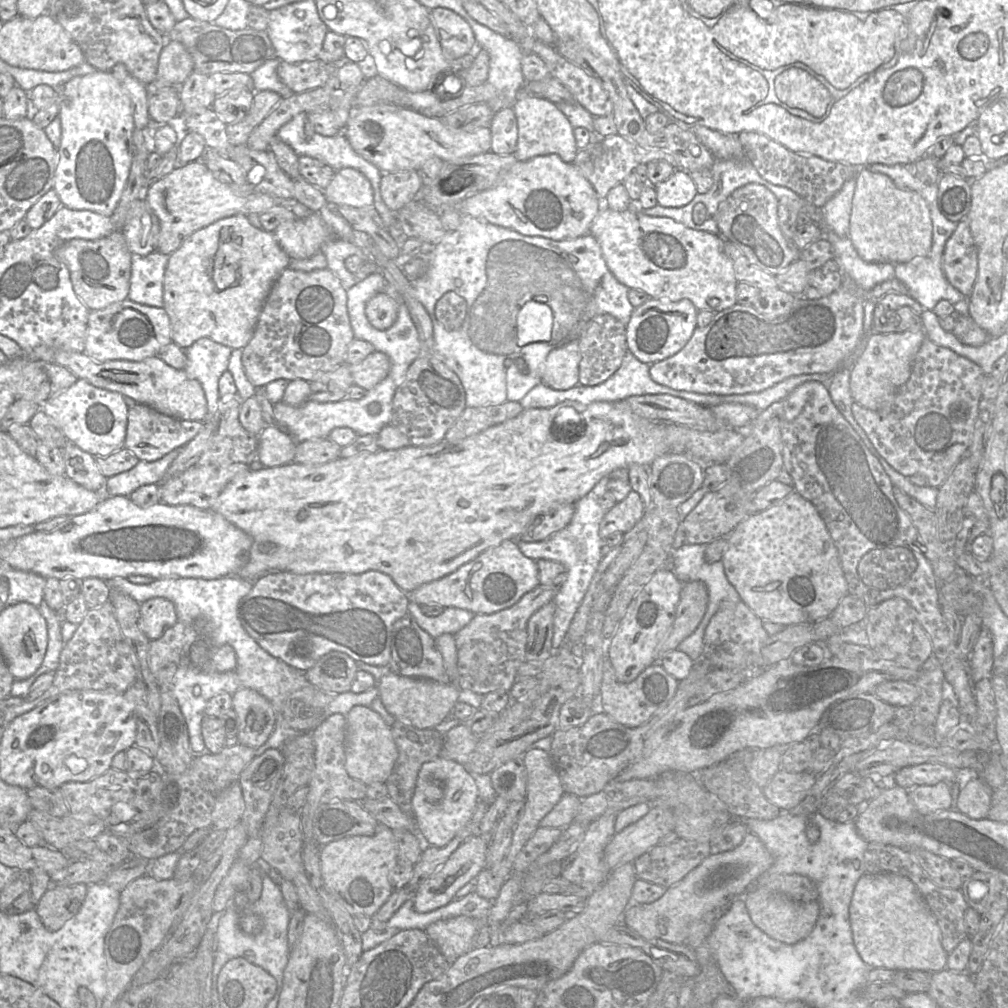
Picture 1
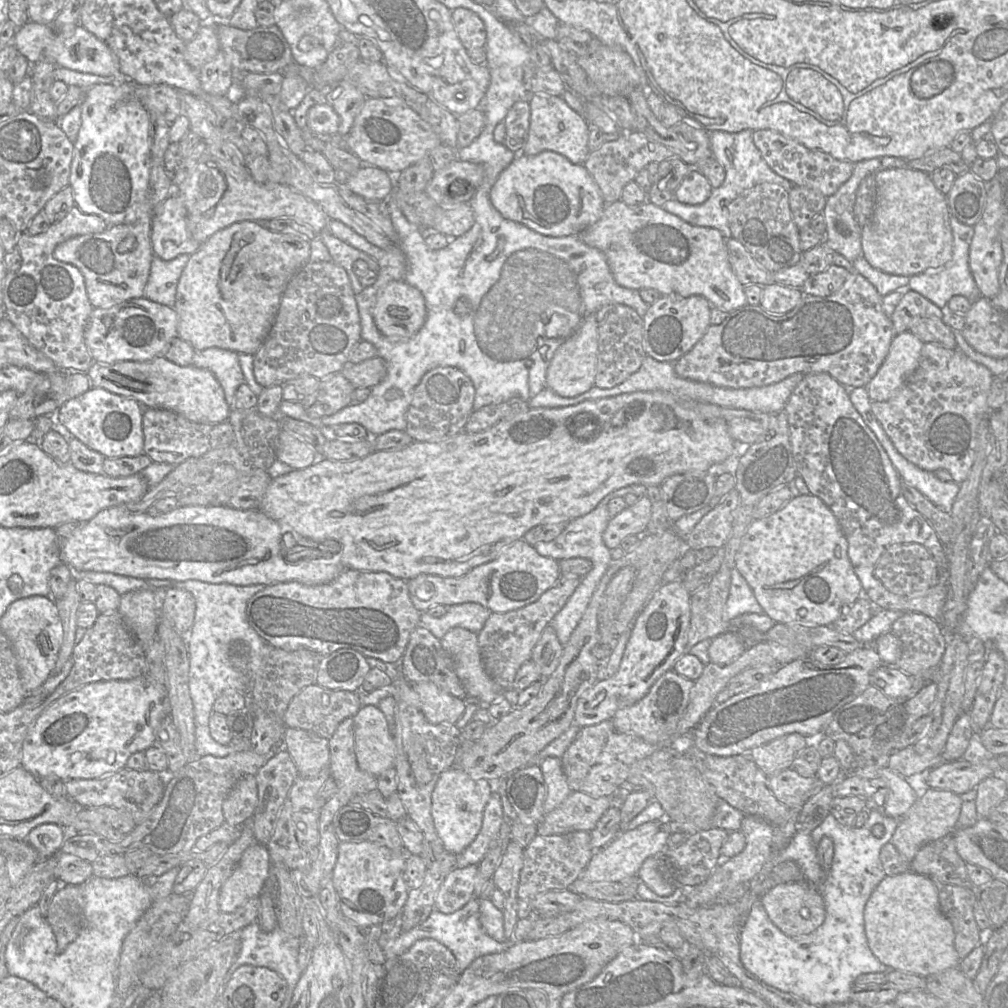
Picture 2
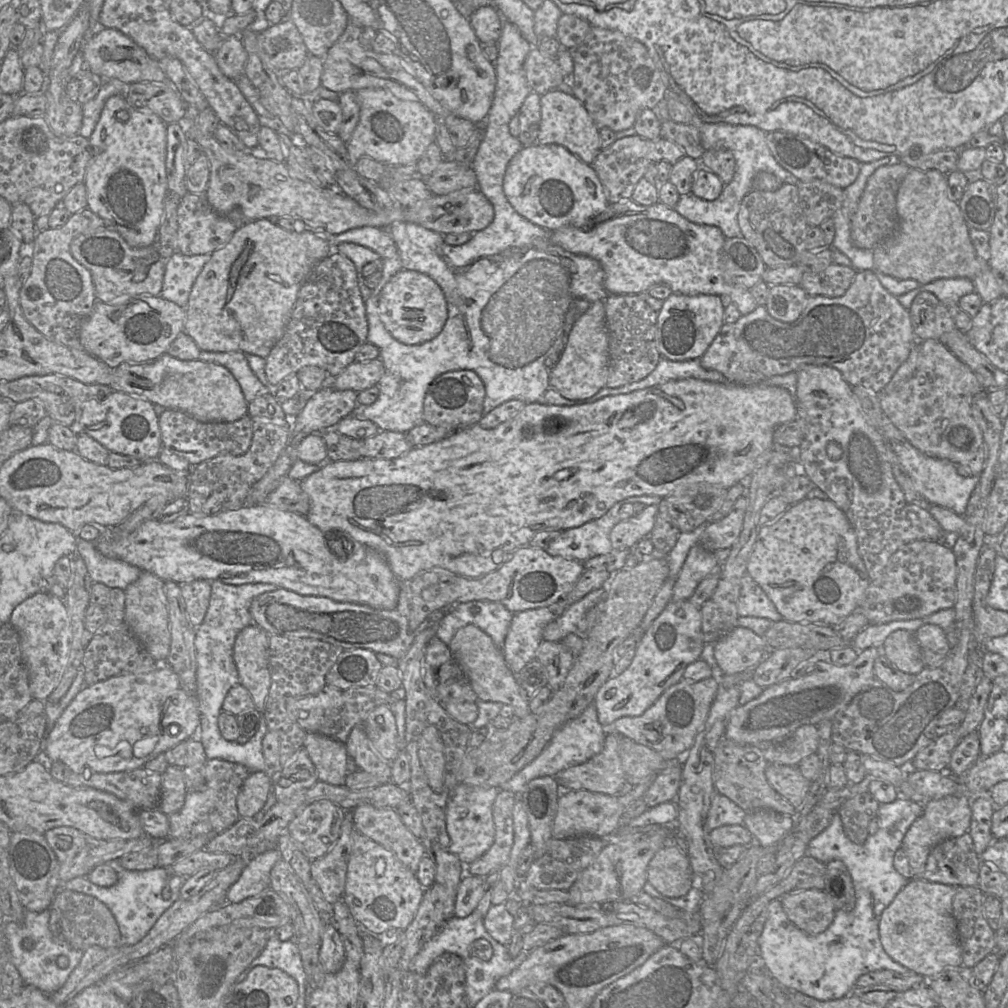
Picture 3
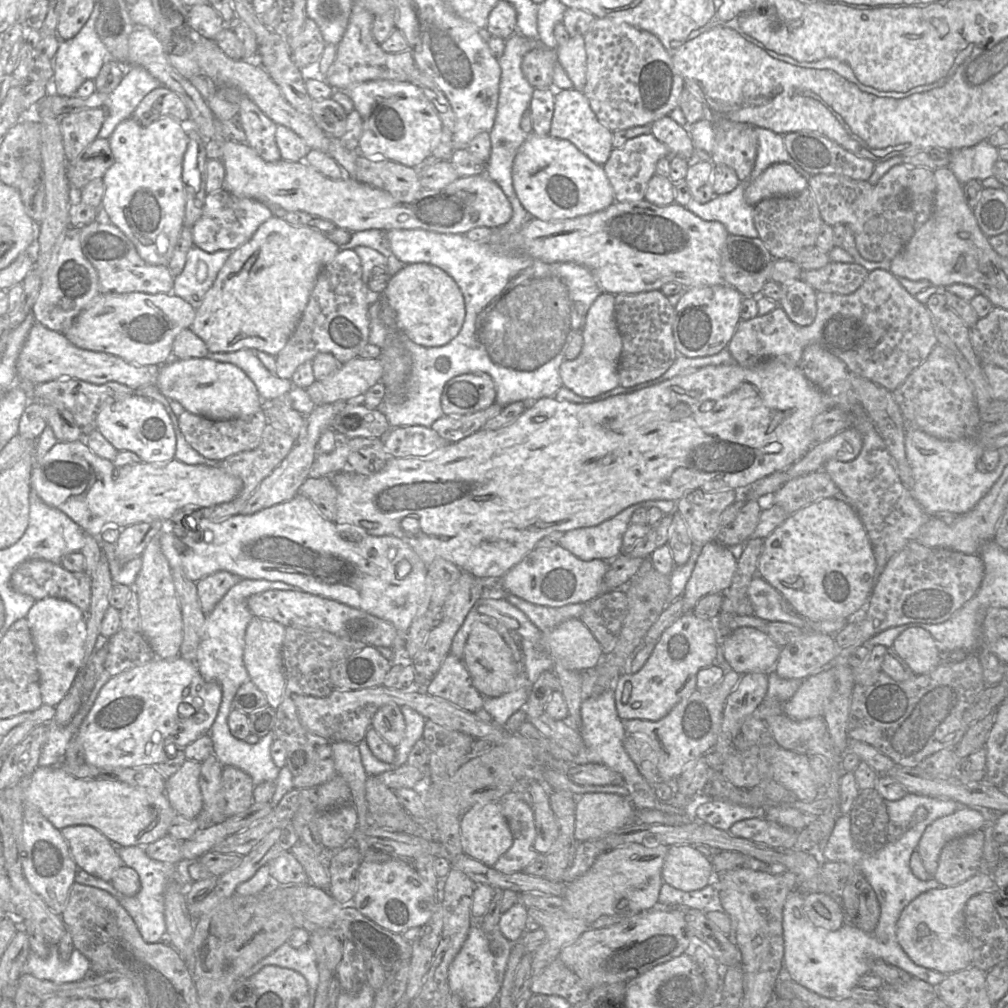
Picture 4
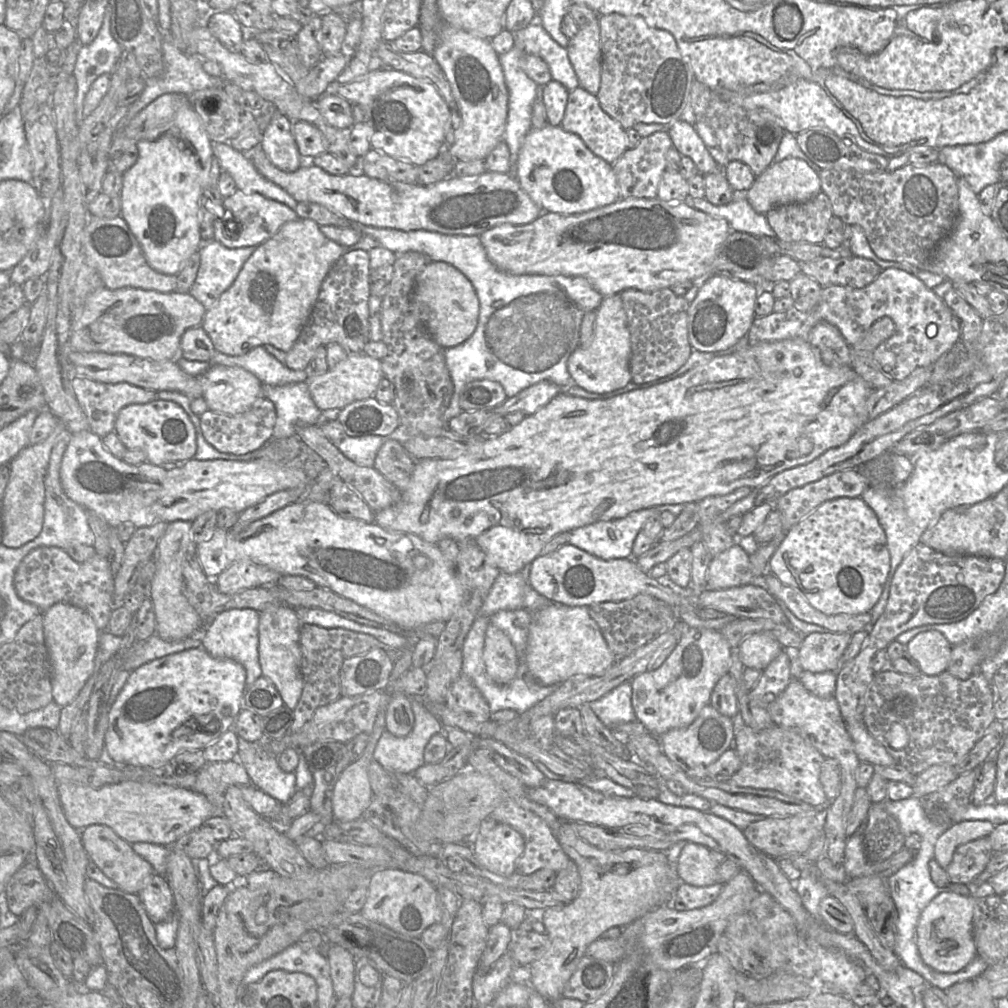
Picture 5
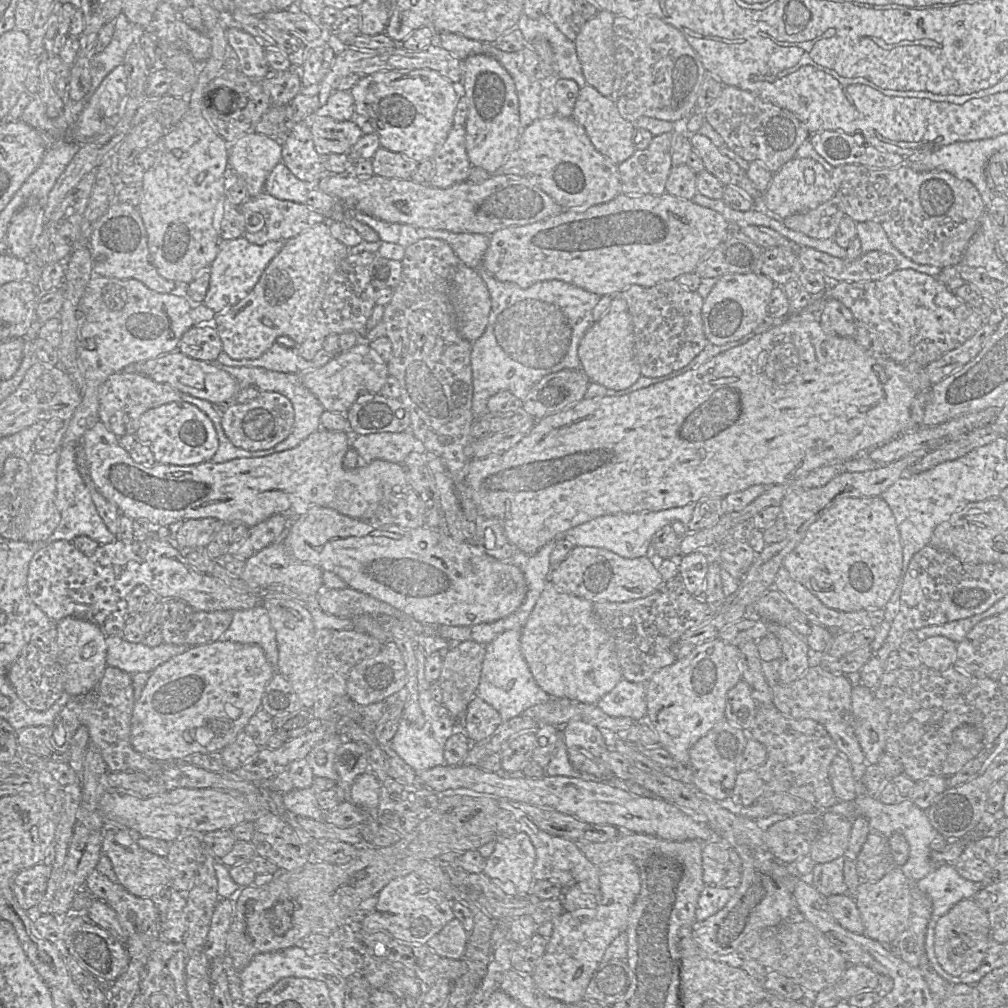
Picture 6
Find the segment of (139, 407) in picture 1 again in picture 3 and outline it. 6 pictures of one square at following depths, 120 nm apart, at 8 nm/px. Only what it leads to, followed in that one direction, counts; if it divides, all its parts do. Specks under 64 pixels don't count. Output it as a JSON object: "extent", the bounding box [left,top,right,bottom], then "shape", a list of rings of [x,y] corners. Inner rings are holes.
{"extent":[158,409,253,466],"shape":[[[164,409],[159,411],[158,424],[162,450],[185,459],[191,466],[219,455],[243,455],[249,449],[253,436],[252,418],[249,415],[234,422],[203,423],[184,412]]]}

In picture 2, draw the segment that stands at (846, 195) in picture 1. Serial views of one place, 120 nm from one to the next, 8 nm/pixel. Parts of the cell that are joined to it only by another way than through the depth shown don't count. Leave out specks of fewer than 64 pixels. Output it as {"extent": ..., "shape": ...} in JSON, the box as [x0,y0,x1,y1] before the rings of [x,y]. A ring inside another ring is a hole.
{"extent":[822,158,882,263],"shape":[[[872,158],[856,163],[852,176],[839,187],[836,193],[827,198],[825,208],[822,212],[826,221],[825,240],[835,252],[843,255],[851,263],[863,257],[861,227],[858,225],[854,215],[856,193],[862,180],[870,174],[875,174],[881,168],[882,164],[879,158]]]}

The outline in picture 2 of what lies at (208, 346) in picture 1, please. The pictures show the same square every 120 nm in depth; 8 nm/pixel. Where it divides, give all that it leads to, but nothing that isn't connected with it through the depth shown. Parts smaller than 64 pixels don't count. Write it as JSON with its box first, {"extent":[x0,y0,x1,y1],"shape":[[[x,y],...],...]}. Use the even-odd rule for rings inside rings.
{"extent":[191,347,245,409],"shape":[[[211,347],[195,350],[191,362],[191,365],[209,370],[215,376],[231,409],[235,408],[237,388],[245,383],[238,354],[232,350]]]}

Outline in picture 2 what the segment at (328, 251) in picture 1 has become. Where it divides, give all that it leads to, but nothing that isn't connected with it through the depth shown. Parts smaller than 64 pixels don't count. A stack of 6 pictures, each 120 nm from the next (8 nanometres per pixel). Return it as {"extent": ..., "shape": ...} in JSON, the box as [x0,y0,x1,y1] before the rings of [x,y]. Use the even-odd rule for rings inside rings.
{"extent":[317,229,379,294],"shape":[[[327,229],[318,233],[317,237],[319,237],[327,247],[331,256],[331,261],[344,268],[347,272],[354,294],[359,294],[364,287],[359,278],[353,272],[353,263],[358,259],[362,259],[368,264],[369,270],[377,272],[379,271],[377,261],[367,253],[362,252],[338,239]]]}

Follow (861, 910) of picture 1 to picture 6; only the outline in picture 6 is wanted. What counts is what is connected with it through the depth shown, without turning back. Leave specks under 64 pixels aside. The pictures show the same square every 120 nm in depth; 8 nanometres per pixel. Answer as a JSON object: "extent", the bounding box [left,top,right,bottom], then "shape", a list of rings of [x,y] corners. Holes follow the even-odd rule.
{"extent":[934,898,990,976],"shape":[[[972,898],[956,903],[936,923],[934,932],[934,950],[937,961],[942,969],[953,975],[960,976],[974,971],[981,964],[990,938],[990,921],[988,913]]]}

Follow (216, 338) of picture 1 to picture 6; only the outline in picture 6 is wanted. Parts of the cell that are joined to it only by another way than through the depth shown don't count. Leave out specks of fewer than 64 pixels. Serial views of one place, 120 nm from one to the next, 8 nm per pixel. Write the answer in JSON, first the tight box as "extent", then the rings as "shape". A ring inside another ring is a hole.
{"extent":[212,222,349,360],"shape":[[[330,222],[319,223],[285,241],[279,253],[270,261],[256,285],[237,304],[216,313],[212,324],[222,341],[222,350],[235,360],[254,359],[266,352],[277,337],[289,336],[297,344],[307,338],[312,323],[321,307],[328,283],[341,262],[347,258],[349,247],[330,233]]]}

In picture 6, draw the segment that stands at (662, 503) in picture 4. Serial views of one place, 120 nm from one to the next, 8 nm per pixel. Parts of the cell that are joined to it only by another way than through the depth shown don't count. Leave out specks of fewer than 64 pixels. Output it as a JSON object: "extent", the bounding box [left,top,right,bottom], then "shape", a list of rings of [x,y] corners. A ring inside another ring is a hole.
{"extent":[564,503,696,559],"shape":[[[689,503],[660,511],[600,516],[570,529],[564,536],[576,546],[602,548],[628,559],[645,557],[648,555],[655,532],[673,521],[681,521],[687,525],[692,518],[695,505],[696,503]]]}

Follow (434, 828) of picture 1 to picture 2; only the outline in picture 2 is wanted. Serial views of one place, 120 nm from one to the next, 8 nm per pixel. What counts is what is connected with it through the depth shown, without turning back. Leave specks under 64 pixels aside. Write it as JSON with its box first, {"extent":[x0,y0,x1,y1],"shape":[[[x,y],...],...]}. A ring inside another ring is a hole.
{"extent":[431,766,494,856],"shape":[[[457,766],[442,772],[432,793],[431,814],[437,834],[445,850],[458,856],[478,835],[487,801],[494,785],[485,779],[473,779]]]}

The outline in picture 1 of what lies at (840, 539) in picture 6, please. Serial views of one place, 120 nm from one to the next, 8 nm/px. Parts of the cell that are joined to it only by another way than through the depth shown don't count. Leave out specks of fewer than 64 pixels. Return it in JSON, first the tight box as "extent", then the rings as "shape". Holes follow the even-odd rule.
{"extent":[721,492,848,626],"shape":[[[792,492],[782,501],[760,512],[755,512],[743,519],[727,536],[727,547],[721,562],[729,582],[735,587],[743,601],[762,620],[789,626],[817,621],[830,617],[840,600],[848,594],[848,584],[840,563],[839,553],[830,533],[816,507],[797,492]]]}

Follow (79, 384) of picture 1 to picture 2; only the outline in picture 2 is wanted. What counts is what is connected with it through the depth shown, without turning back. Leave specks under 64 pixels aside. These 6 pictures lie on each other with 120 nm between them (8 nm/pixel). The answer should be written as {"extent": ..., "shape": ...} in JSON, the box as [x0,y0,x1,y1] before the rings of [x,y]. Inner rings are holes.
{"extent":[54,387,144,458],"shape":[[[91,387],[83,394],[64,402],[54,413],[56,423],[105,458],[138,456],[143,453],[142,415],[144,406],[134,399]]]}

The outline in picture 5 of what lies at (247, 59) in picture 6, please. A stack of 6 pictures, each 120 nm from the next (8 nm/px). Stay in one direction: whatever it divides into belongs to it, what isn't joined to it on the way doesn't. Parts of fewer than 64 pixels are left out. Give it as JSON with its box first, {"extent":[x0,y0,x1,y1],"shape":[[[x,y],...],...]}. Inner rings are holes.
{"extent":[205,12,245,52],"shape":[[[215,12],[205,27],[228,50],[238,52],[245,38],[238,20],[231,12]]]}

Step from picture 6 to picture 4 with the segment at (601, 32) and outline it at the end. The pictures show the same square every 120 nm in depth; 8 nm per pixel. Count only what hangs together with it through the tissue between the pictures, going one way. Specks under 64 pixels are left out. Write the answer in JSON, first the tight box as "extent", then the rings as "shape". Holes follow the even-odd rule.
{"extent":[556,36,586,91],"shape":[[[584,36],[571,37],[556,49],[558,62],[574,84],[574,89],[583,91],[586,84],[586,50]]]}

